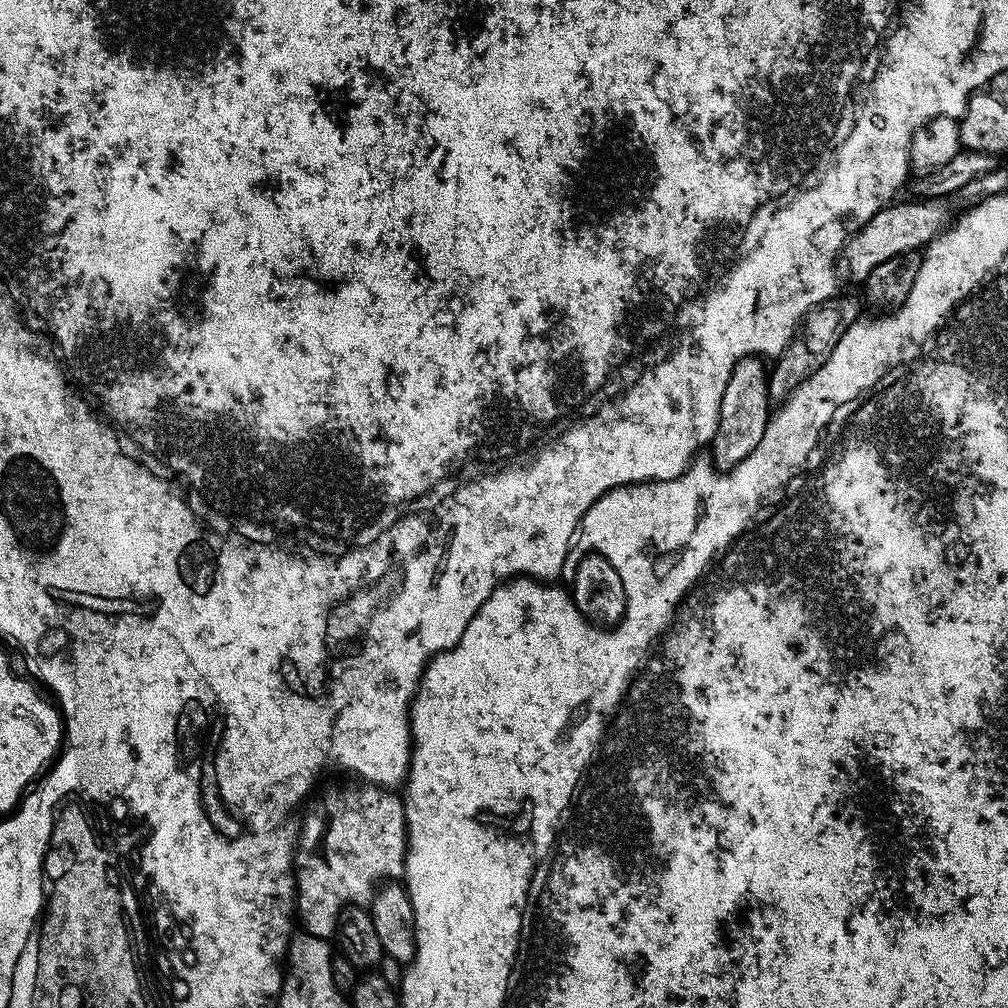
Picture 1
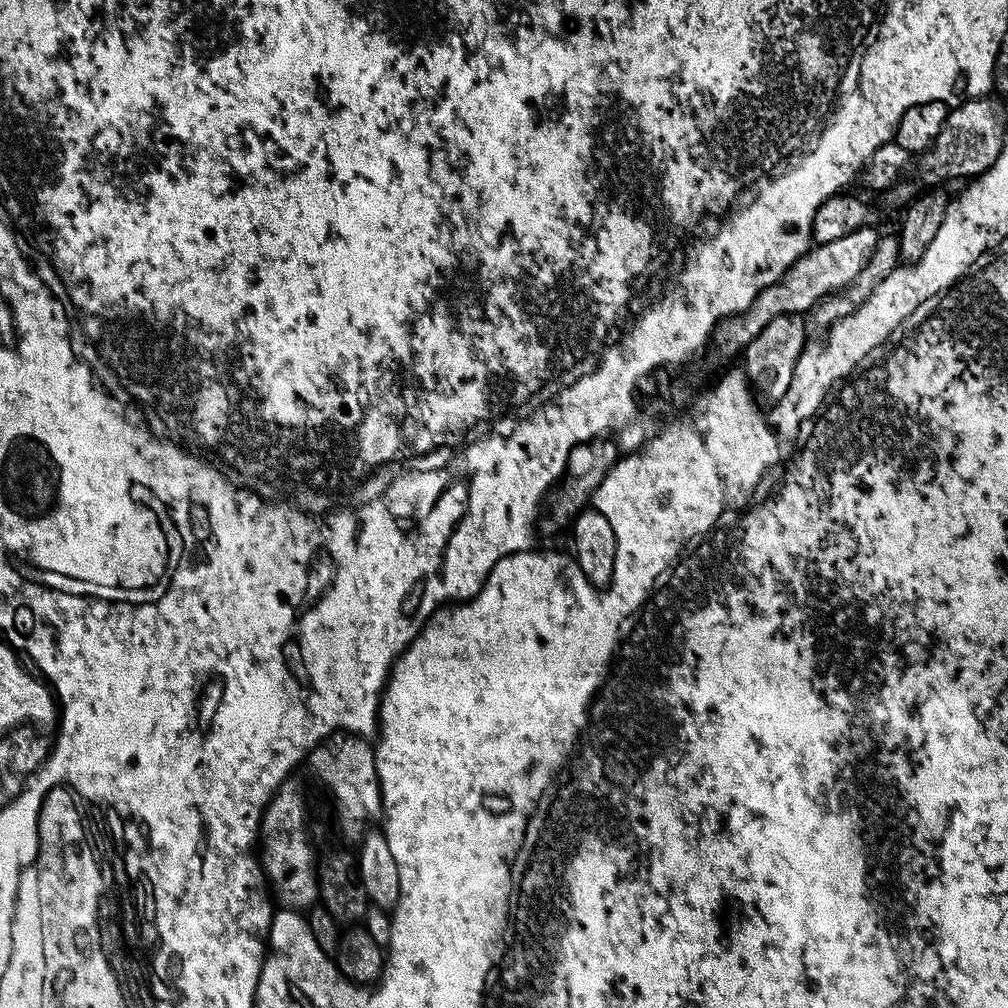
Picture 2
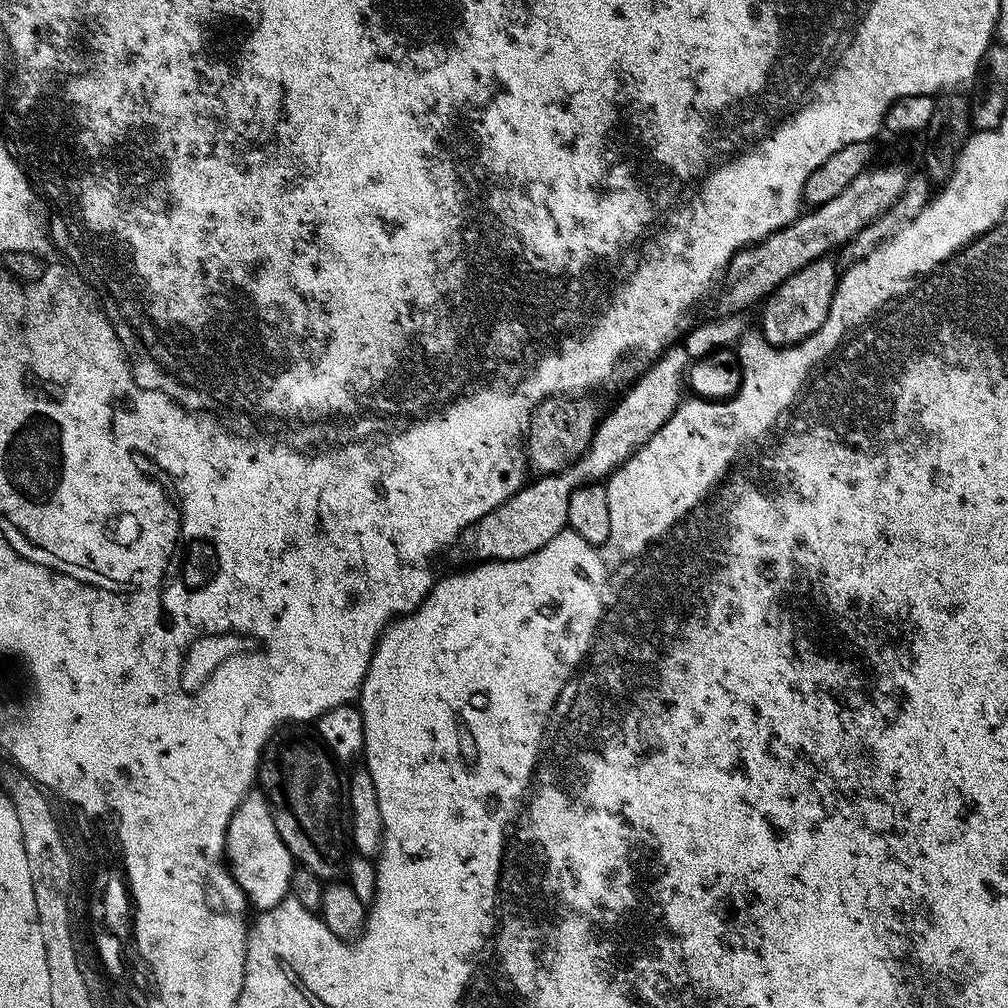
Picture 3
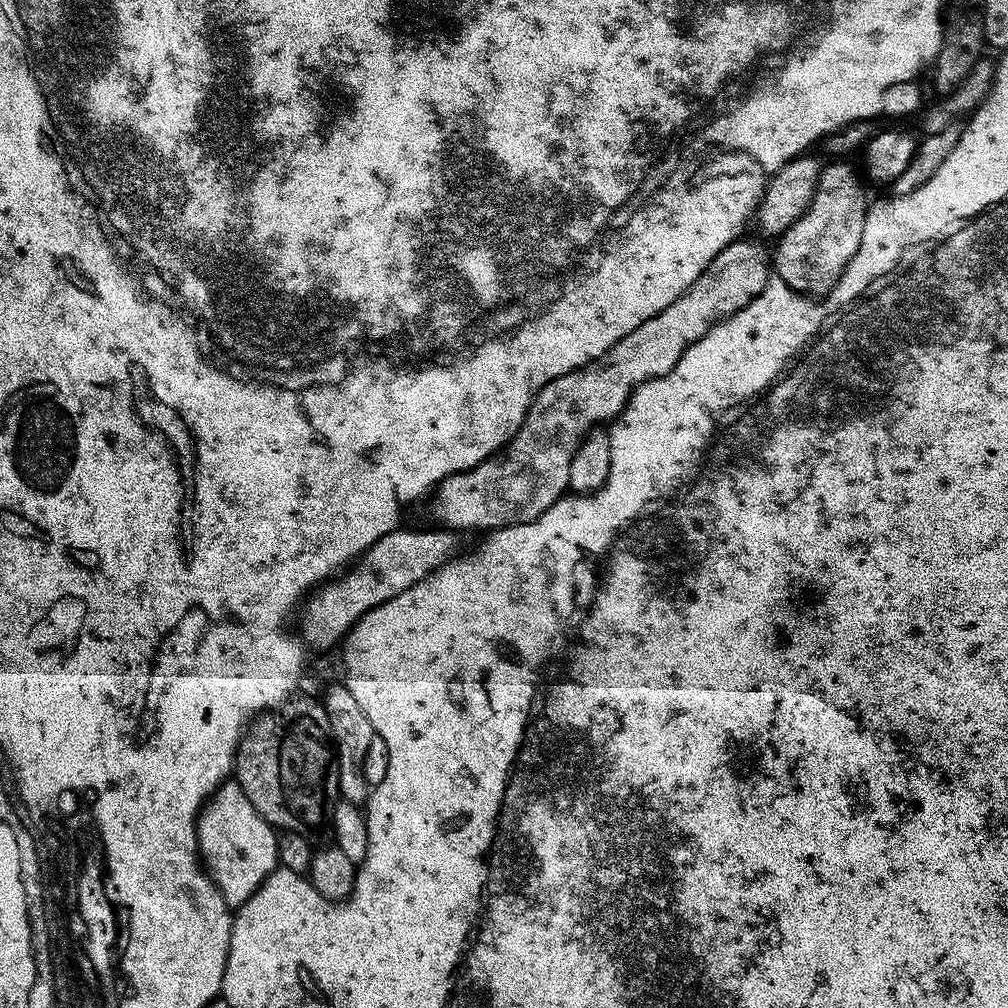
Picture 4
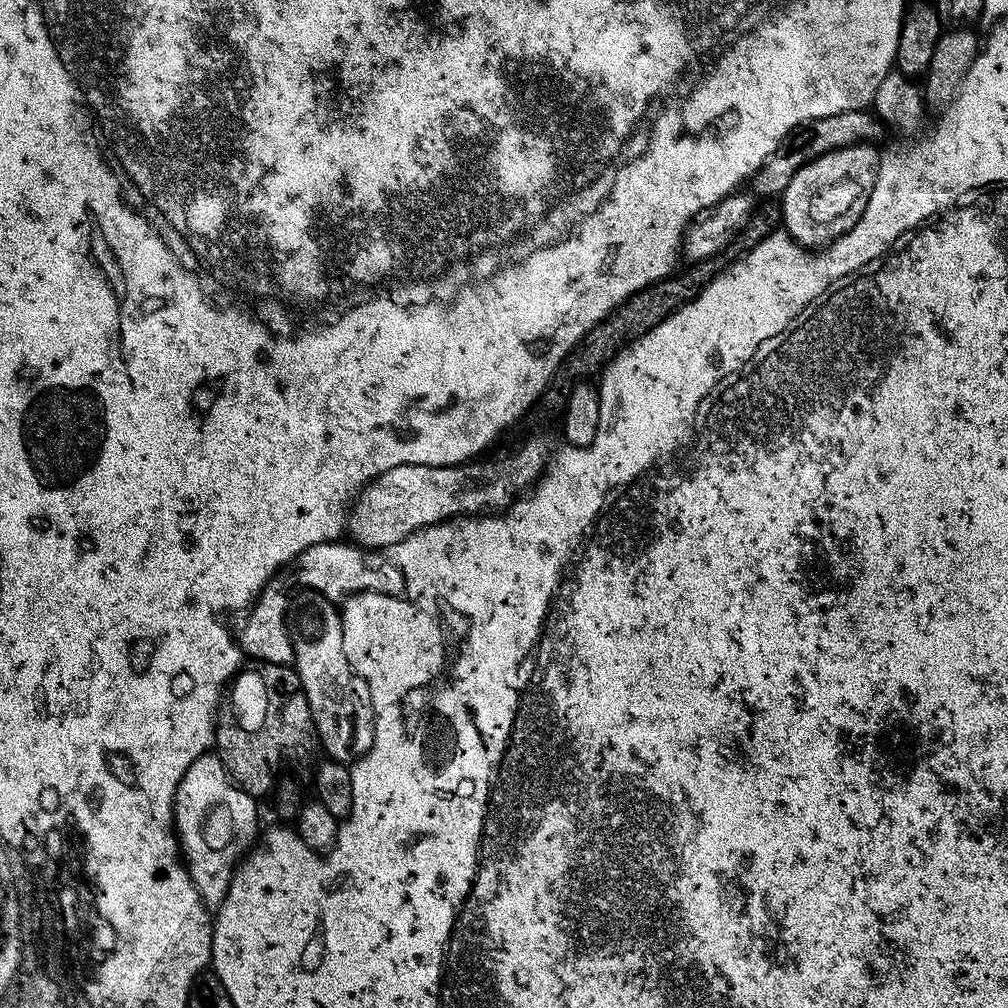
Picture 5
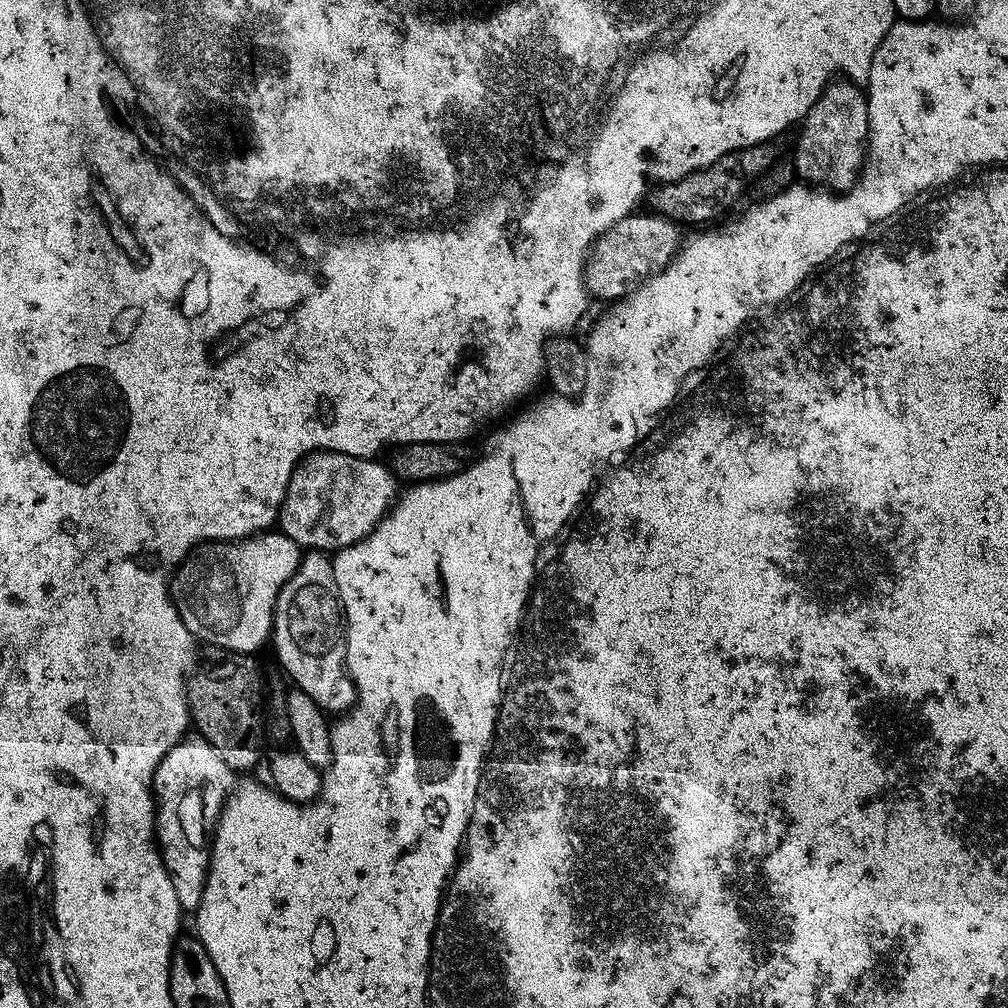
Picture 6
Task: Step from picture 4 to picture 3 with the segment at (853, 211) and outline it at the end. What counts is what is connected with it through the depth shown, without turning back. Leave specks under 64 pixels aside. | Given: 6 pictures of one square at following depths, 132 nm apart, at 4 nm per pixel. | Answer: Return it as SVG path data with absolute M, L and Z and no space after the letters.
M832 258L815 260L802 266L802 270L790 274L790 278L783 280L763 301L764 313L761 314L758 325L762 339L775 348L791 348L814 334L814 330L818 330L818 326L826 322L826 314L830 314L837 283L838 270L836 272L836 264Z

